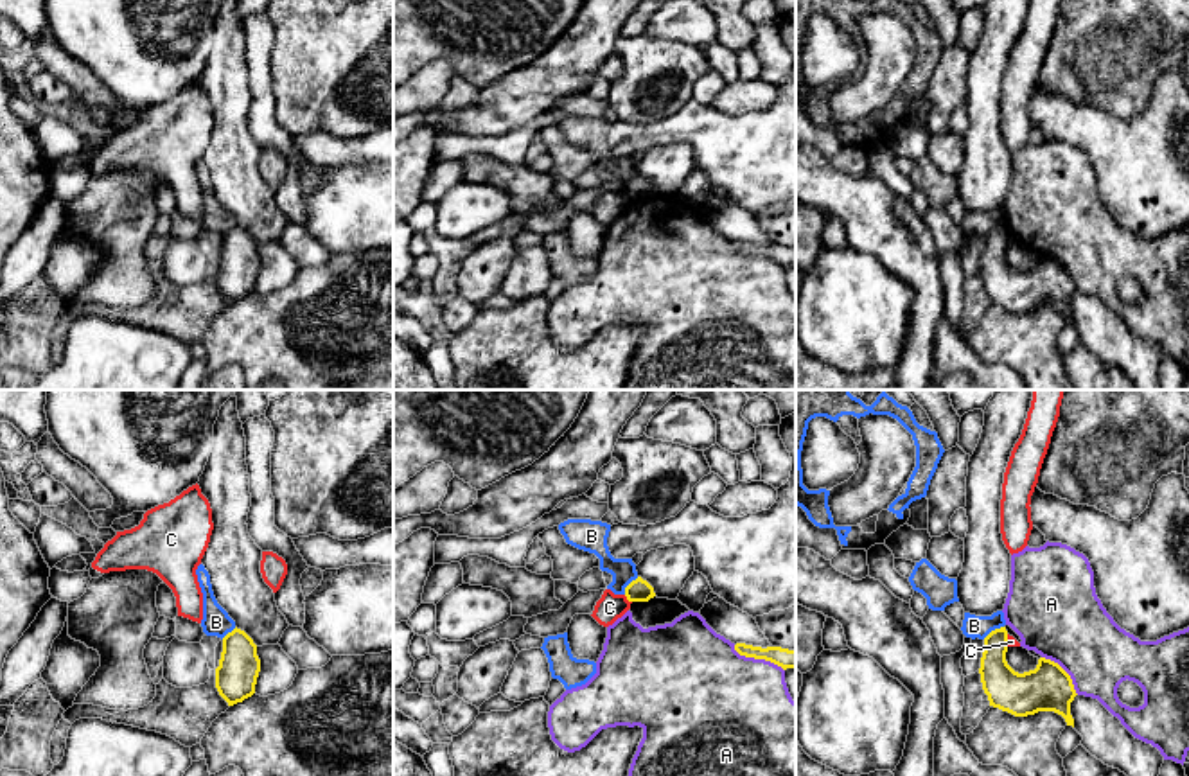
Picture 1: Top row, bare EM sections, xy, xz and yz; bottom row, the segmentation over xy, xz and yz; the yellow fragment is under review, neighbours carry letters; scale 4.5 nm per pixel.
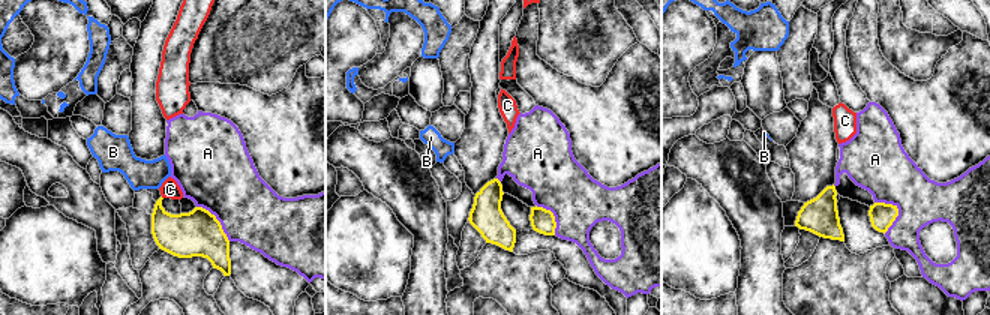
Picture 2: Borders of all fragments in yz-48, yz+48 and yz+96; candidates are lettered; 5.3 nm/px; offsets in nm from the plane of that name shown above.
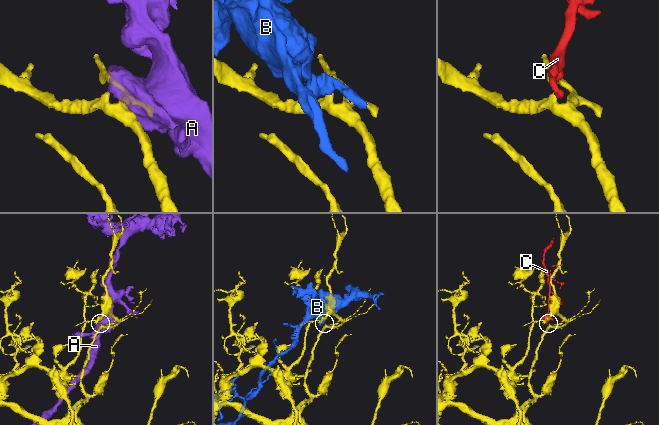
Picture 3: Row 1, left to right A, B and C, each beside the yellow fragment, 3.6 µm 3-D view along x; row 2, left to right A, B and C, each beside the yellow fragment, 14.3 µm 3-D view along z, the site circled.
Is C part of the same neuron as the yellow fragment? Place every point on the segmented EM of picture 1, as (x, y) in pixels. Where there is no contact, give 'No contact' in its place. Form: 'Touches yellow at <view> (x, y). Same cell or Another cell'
Touches yellow at xz (627, 599). Another cell

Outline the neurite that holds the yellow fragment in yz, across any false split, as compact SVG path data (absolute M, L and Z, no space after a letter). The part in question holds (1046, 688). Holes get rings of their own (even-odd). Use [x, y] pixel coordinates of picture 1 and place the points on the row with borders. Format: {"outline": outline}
{"outline": "M1006 627L991 630L984 638L981 657L981 683L990 706L1015 717L1027 717L1038 711L1061 715L1067 726L1074 728L1070 702L1078 695L1070 675L1054 661L1040 657L1035 670L1018 674L1008 661Z"}

